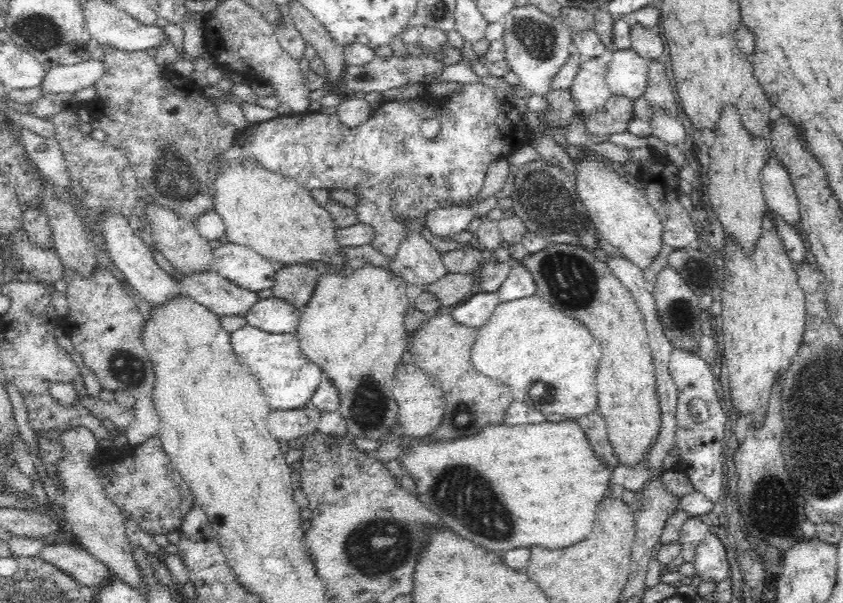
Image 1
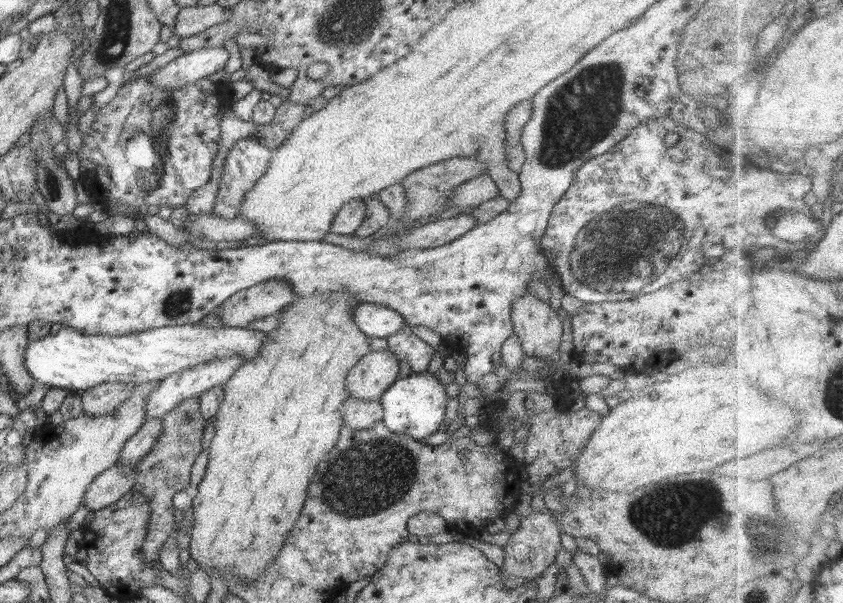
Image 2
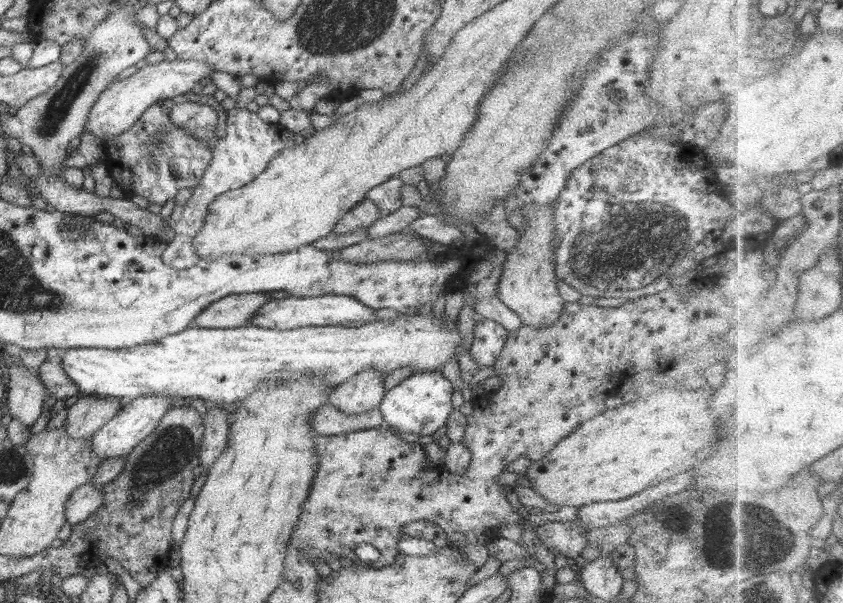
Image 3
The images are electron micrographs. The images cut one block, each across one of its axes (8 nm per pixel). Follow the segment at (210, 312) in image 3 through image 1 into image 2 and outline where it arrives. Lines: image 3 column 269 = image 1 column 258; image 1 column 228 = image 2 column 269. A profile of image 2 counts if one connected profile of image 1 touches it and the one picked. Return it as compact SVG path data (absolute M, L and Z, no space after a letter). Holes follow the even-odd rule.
M269 280L230 296L218 308L218 317L226 327L246 328L262 317L282 312L294 298L291 284L283 280Z

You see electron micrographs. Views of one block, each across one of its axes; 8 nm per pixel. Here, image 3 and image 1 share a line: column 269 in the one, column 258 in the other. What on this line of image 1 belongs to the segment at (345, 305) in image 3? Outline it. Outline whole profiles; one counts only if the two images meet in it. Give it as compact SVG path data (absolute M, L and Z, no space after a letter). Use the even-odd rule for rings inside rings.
M278 298L259 299L246 314L248 326L269 334L295 334L303 308Z

